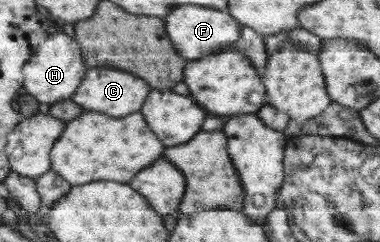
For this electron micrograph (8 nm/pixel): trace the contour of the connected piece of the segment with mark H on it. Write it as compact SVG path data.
M53 31L50 38L44 44L41 44L36 57L26 65L25 82L28 93L40 102L48 102L49 105L72 98L78 92L78 88L82 86L82 82L88 74L82 52L80 41L76 37L69 36L64 32Z

